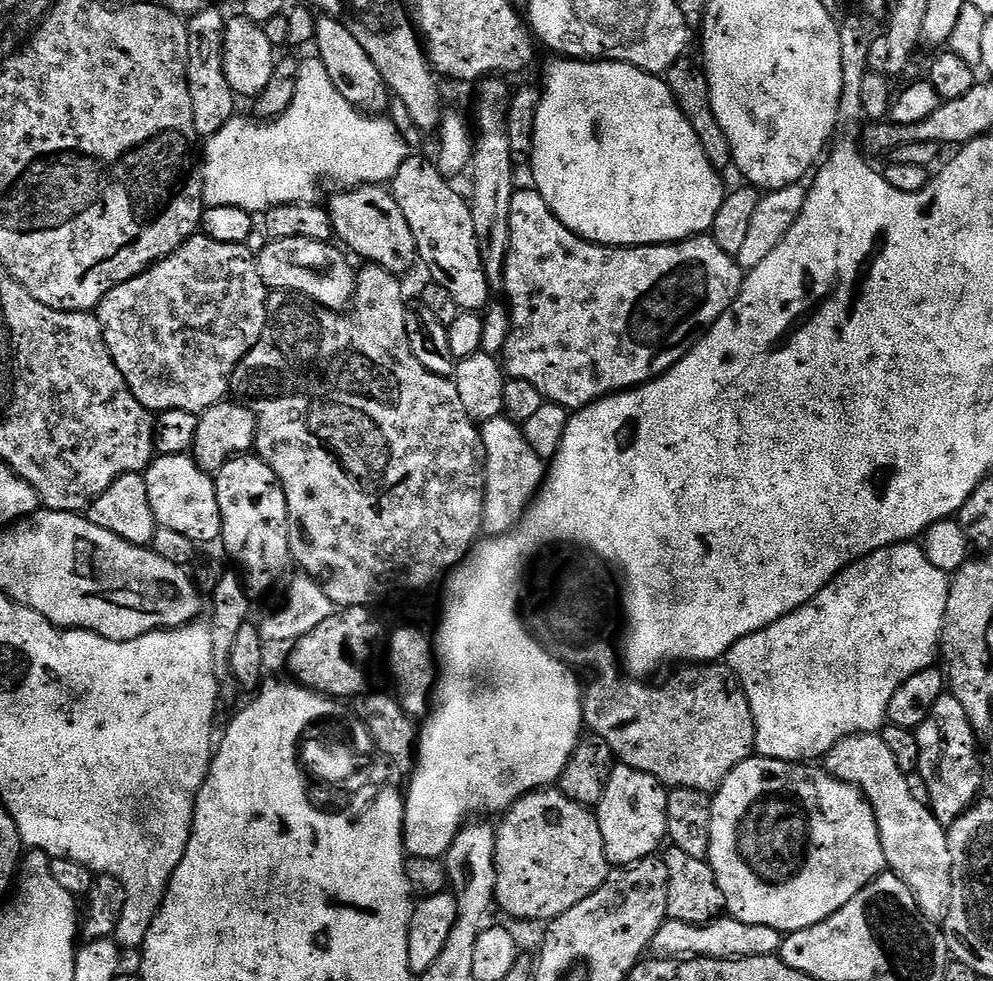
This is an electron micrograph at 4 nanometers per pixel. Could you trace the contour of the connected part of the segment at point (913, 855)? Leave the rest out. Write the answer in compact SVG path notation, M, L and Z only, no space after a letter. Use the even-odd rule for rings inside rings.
M860 732L837 742L826 757L827 771L855 785L872 803L882 838L885 865L912 887L920 908L933 918L947 913L952 902L952 859L948 833L928 804L910 794L907 775L894 762L883 735Z

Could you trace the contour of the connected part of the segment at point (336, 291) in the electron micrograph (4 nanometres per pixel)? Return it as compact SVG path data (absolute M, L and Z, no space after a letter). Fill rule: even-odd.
M310 238L269 239L256 257L262 282L269 290L297 292L309 296L324 308L347 309L353 303L356 294L358 272L355 267L352 269L353 261L339 247L336 249L331 248L332 246L327 240Z

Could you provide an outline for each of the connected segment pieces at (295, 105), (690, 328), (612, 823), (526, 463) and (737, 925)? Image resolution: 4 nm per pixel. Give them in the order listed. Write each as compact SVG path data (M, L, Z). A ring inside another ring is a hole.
M311 58L312 60L301 59L299 61L299 72L297 74L297 89L294 90L293 101L290 102L289 108L278 116L276 119L265 119L261 122L256 118L247 120L243 114L233 116L230 122L226 122L226 126L222 126L222 130L218 130L218 134L207 137L206 143L202 148L202 171L204 174L204 203L207 207L214 206L238 206L242 210L253 214L263 214L269 208L276 204L310 204L317 199L316 191L320 188L320 183L324 179L333 180L334 183L340 184L341 189L359 188L365 184L375 184L377 186L387 185L398 174L398 170L402 166L402 162L406 162L410 155L408 149L408 140L400 133L400 128L389 117L384 114L369 114L360 111L350 102L346 102L346 98L342 98L342 94L338 94L338 90L334 90L334 82L330 82L330 74L326 74L326 66L322 66L319 58Z
M521 187L512 196L510 250L506 265L508 304L512 307L512 333L504 344L502 360L504 371L511 379L525 380L532 386L538 386L545 401L561 404L569 410L579 410L614 392L626 392L629 388L648 383L649 380L657 380L659 376L669 372L704 337L705 332L712 329L714 322L718 322L718 318L722 318L726 310L730 310L744 286L745 269L737 264L735 256L726 254L726 250L722 250L722 246L718 246L718 242L714 242L711 235L692 236L688 240L674 244L637 244L635 248L614 248L606 244L594 244L591 240L581 238L577 232L571 232L552 213L542 194L536 191L535 187L527 187Z
M622 763L613 767L610 782L606 782L606 790L600 803L594 808L596 821L602 830L604 853L609 865L637 864L640 860L657 855L661 851L660 843L665 843L668 834L668 793L669 789L665 784L642 770Z
M501 414L482 424L484 438L484 532L493 537L508 532L520 522L528 505L536 499L536 494L544 485L546 462L526 442L524 429L515 420Z
M731 914L721 915L708 924L687 924L671 918L665 920L652 940L651 951L664 958L695 958L714 956L731 960L738 956L774 956L779 953L782 934L770 926L742 922Z

